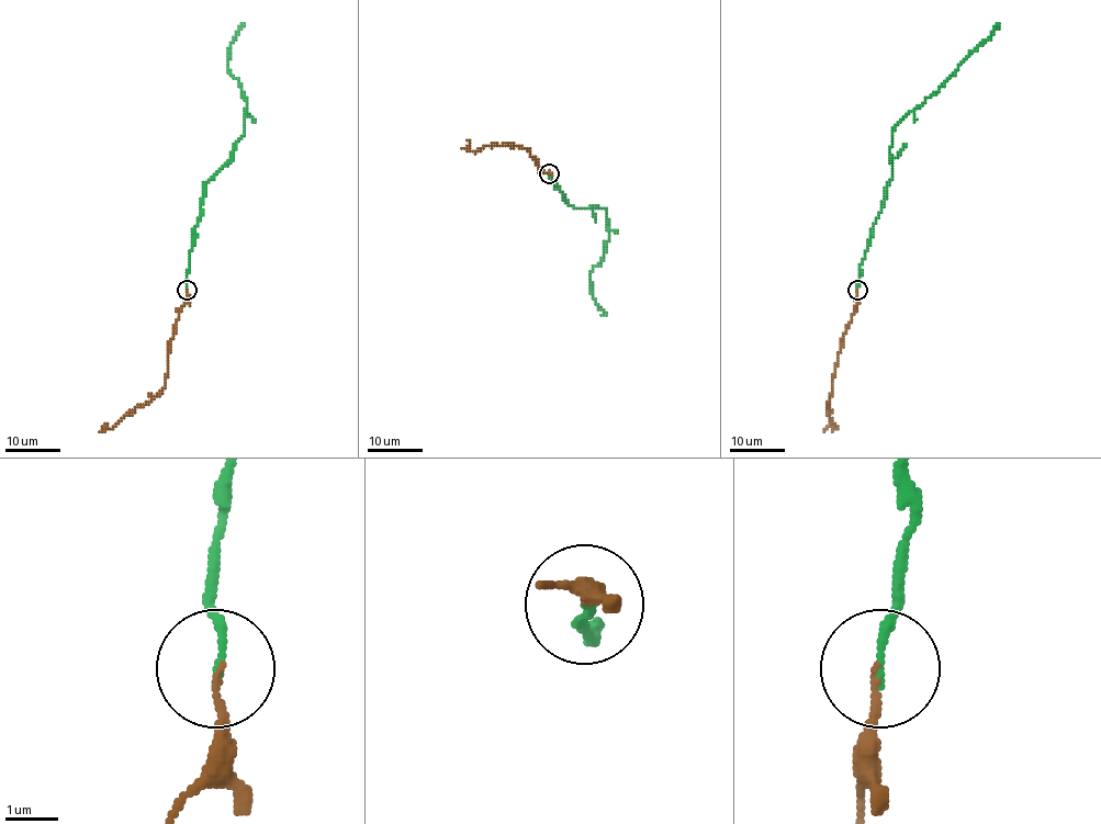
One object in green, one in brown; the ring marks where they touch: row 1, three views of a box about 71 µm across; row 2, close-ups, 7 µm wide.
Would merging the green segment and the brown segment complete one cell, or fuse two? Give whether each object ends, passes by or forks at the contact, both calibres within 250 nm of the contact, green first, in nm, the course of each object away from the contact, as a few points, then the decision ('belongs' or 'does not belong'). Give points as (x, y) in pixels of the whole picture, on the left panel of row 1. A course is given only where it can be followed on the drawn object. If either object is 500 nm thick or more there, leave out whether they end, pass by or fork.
green ends | brown ends | 140/120 nm | green via (188, 290), (204, 187), (229, 159), (244, 130), (247, 101), (227, 64), (242, 25), (238, 29) | brown via (188, 290), (188, 300), (171, 339), (164, 388), (131, 409), (112, 427), (105, 426), (108, 428), (103, 431) | belongs

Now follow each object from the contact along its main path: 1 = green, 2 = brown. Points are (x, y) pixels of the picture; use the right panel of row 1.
1: (857, 290), (860, 263), (882, 209), (885, 187), (891, 179), (892, 130), (935, 93), (997, 25), (998, 29)
2: (857, 290), (854, 312), (841, 339), (827, 404), (830, 420), (835, 427), (829, 426), (823, 431)

